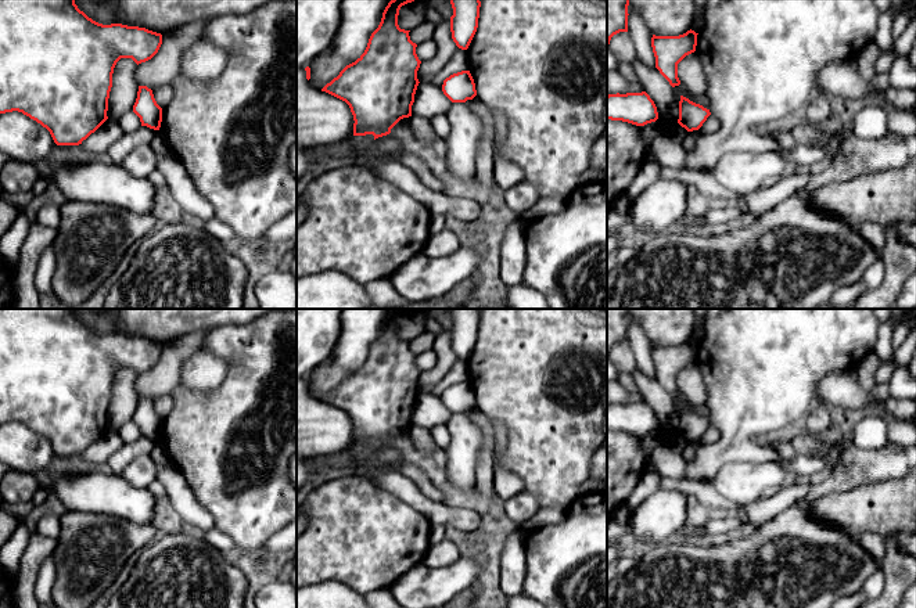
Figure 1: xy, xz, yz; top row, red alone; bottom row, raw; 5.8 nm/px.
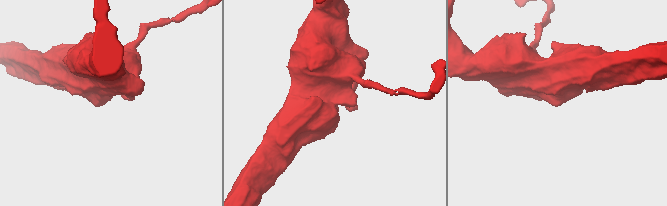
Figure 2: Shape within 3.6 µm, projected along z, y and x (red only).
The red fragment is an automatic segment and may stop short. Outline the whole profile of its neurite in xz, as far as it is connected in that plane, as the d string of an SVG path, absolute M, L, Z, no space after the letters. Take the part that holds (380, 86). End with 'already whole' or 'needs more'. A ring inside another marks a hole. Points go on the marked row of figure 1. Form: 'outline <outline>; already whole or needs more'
outline M391 0L364 53L322 89L349 105L355 120L353 136L373 134L376 140L389 134L400 119L412 116L421 61L416 54L417 44L410 40L410 30L400 29L398 25L400 7L412 1L414 0Z; already whole

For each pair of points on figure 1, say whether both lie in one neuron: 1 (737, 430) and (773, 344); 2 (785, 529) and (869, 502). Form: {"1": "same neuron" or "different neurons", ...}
{"1": "same neuron", "2": "different neurons"}

